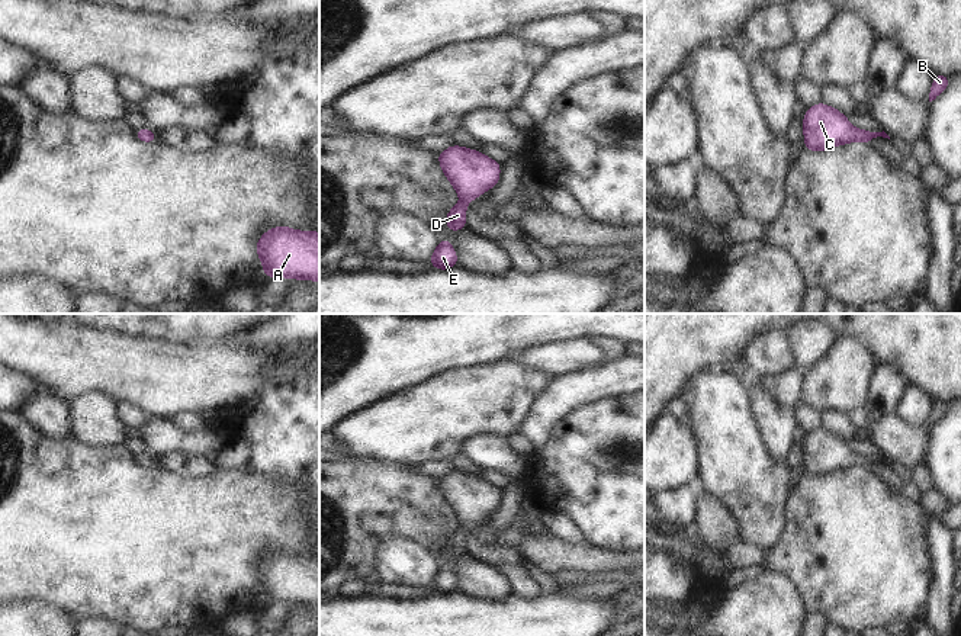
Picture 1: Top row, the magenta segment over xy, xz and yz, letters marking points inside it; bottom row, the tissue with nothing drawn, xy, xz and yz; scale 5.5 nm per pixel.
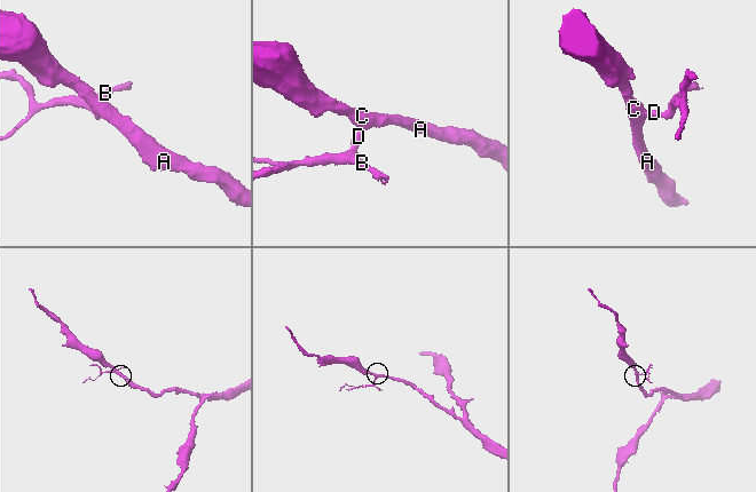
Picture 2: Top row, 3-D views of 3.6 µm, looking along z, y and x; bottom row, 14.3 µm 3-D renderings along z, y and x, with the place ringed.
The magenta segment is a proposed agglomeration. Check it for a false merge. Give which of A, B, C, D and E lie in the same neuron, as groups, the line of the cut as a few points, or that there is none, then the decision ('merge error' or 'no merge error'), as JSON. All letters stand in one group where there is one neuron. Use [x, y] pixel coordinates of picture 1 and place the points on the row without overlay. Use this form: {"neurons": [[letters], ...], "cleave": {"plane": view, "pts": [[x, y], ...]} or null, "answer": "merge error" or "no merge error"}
{"neurons": [["A", "B", "C", "D", "E"]], "cleave": null, "answer": "no merge error"}

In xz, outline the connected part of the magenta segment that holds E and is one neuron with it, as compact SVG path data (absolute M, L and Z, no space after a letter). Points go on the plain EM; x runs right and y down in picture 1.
M441 565L430 584L433 592L447 595L457 590L459 582L456 581L451 568L449 565Z

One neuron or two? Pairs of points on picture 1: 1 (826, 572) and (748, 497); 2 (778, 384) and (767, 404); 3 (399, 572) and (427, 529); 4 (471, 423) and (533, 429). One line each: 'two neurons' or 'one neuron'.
1: two neurons
2: two neurons
3: two neurons
4: two neurons

